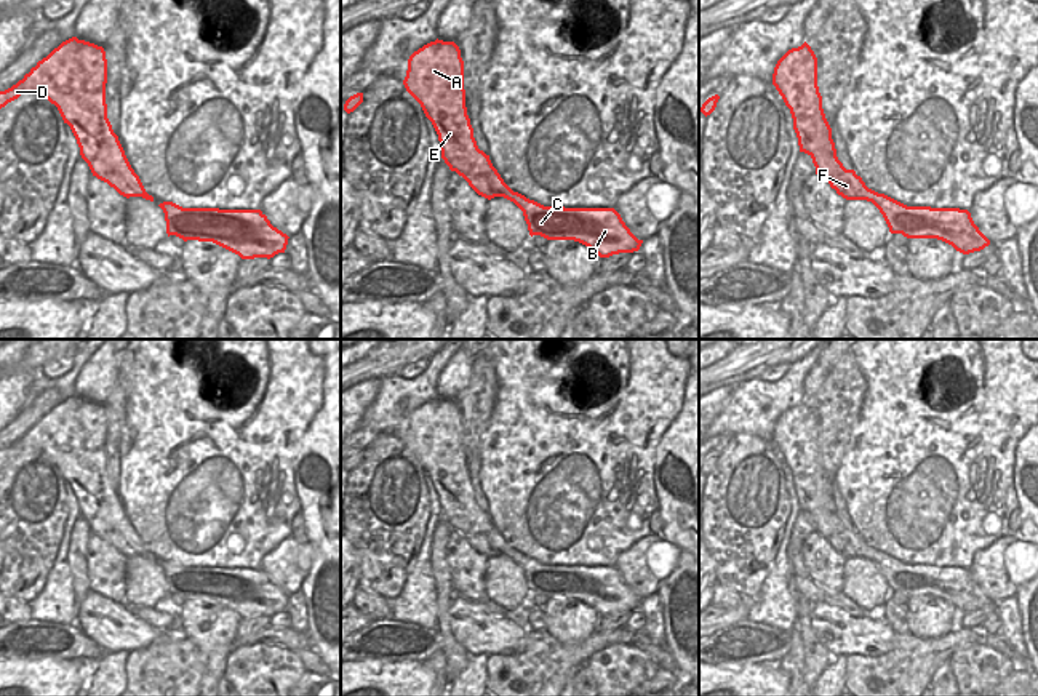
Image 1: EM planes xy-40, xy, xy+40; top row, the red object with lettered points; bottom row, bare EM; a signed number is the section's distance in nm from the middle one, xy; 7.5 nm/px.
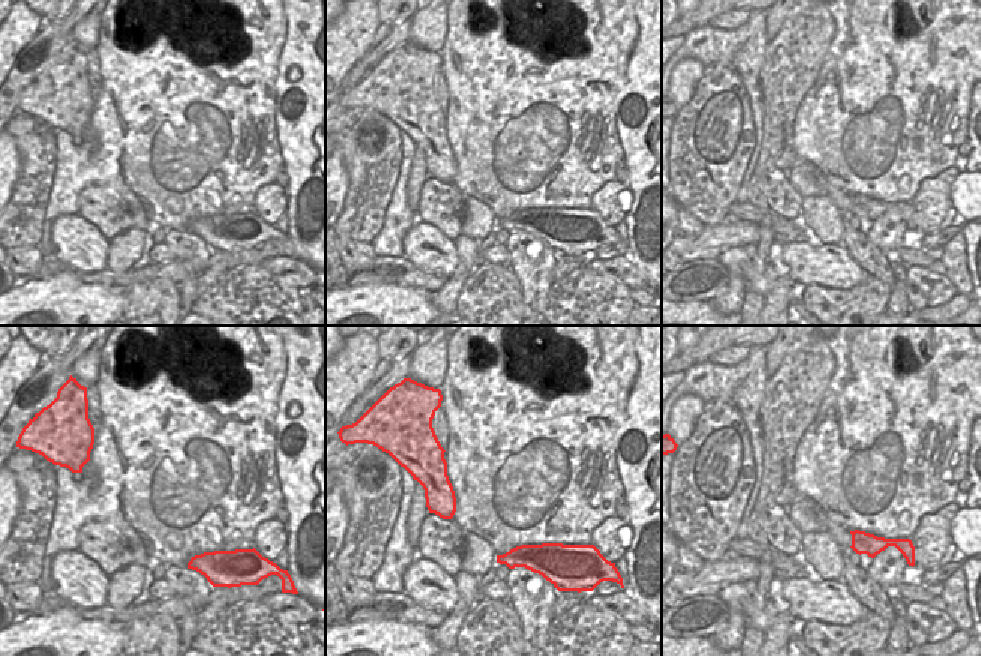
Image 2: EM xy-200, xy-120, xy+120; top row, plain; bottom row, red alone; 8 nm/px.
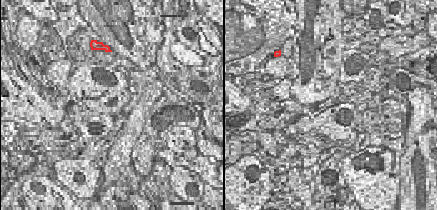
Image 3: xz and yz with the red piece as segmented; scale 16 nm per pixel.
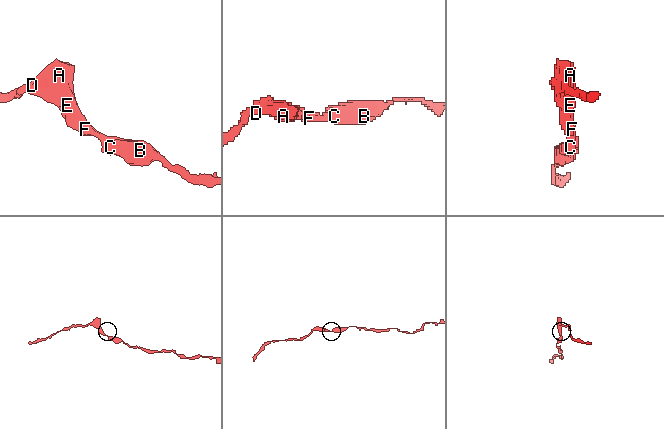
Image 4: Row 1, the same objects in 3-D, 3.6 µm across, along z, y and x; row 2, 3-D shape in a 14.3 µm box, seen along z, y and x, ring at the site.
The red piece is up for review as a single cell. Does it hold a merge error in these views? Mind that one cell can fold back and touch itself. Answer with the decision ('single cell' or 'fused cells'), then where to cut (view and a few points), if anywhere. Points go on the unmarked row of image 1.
single cell; no cut

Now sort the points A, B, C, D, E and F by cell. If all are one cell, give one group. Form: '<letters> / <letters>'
A B C D E F

